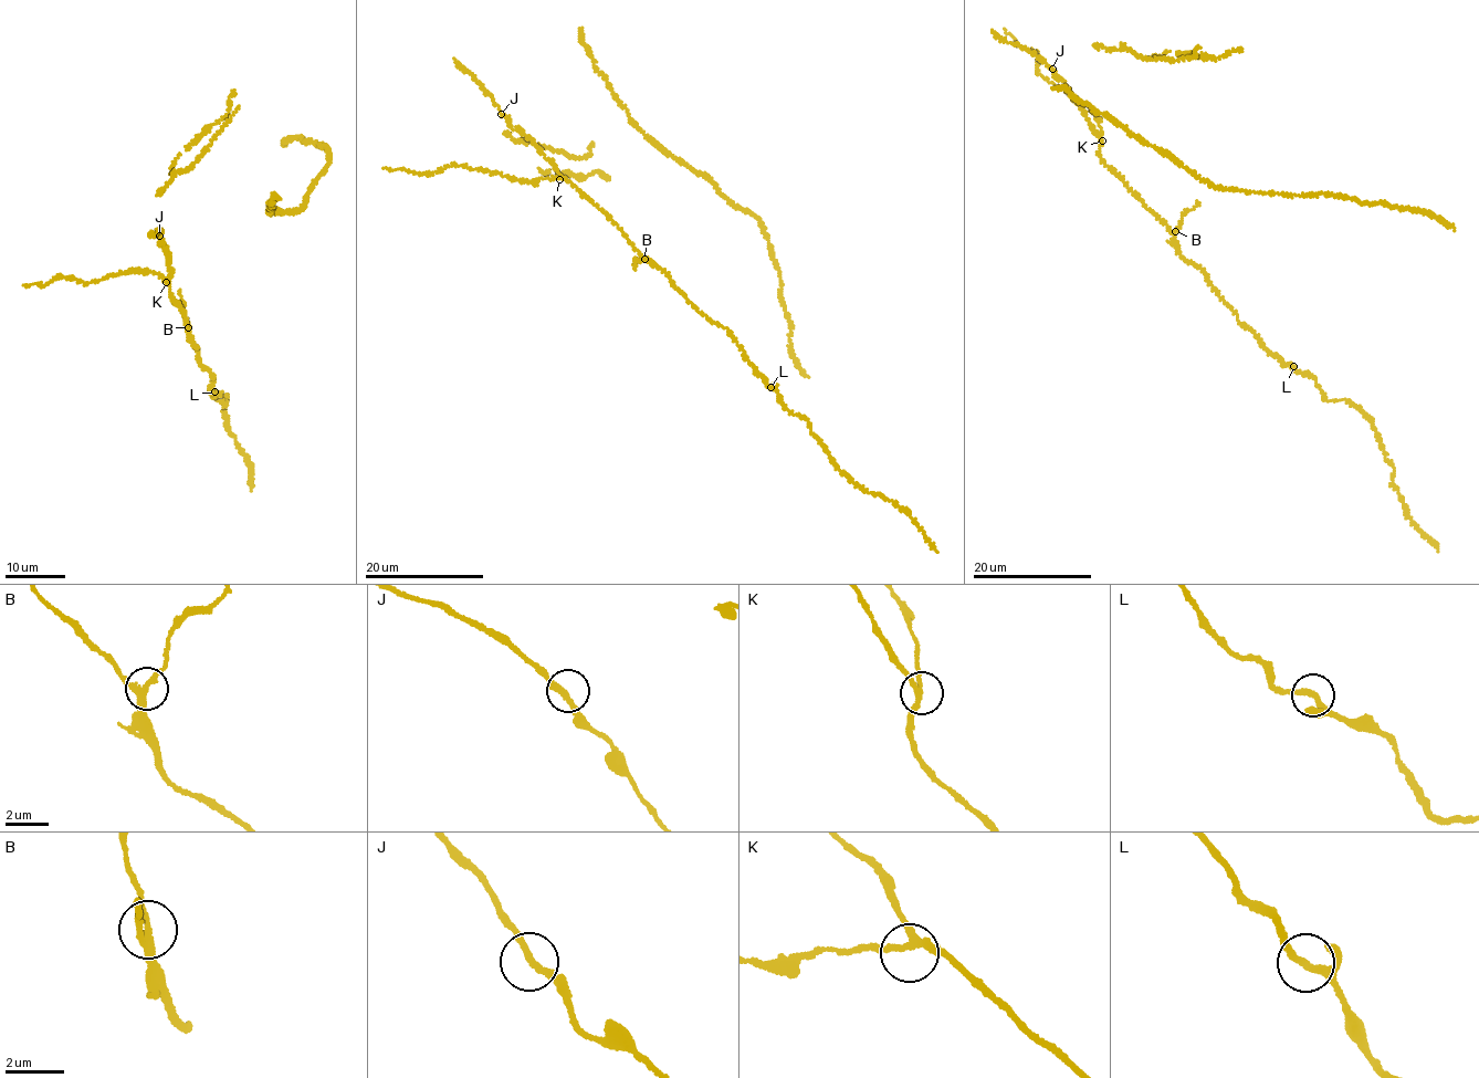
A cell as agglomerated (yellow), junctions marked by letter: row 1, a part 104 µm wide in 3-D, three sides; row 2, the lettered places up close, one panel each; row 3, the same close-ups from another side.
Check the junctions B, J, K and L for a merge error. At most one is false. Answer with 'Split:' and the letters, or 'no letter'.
Split: B

